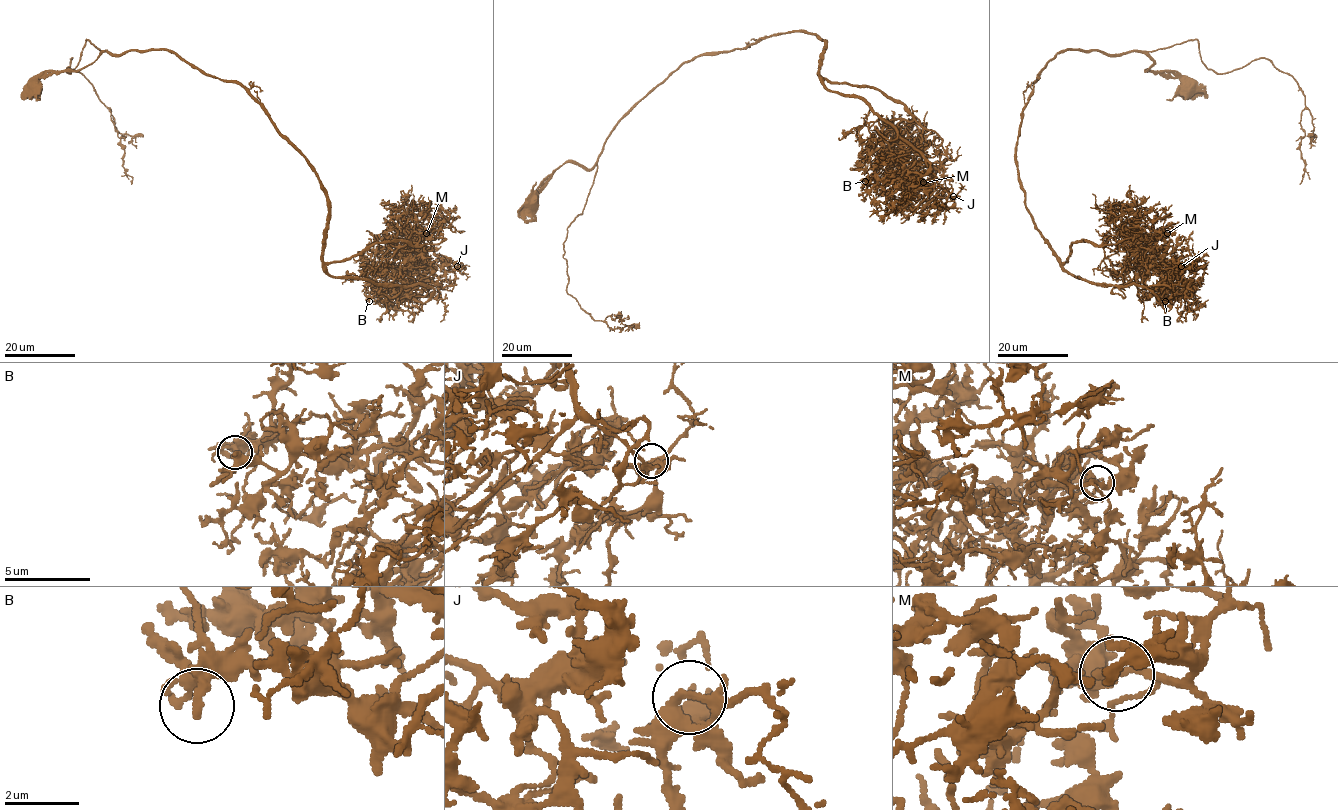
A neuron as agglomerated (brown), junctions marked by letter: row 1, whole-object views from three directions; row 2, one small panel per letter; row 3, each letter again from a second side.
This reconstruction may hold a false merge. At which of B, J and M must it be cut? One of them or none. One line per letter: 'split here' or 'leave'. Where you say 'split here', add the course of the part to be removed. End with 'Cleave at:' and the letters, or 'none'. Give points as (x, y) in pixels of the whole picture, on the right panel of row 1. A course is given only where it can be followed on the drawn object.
B: leave
J: leave
M: leave
Cleave at: none

